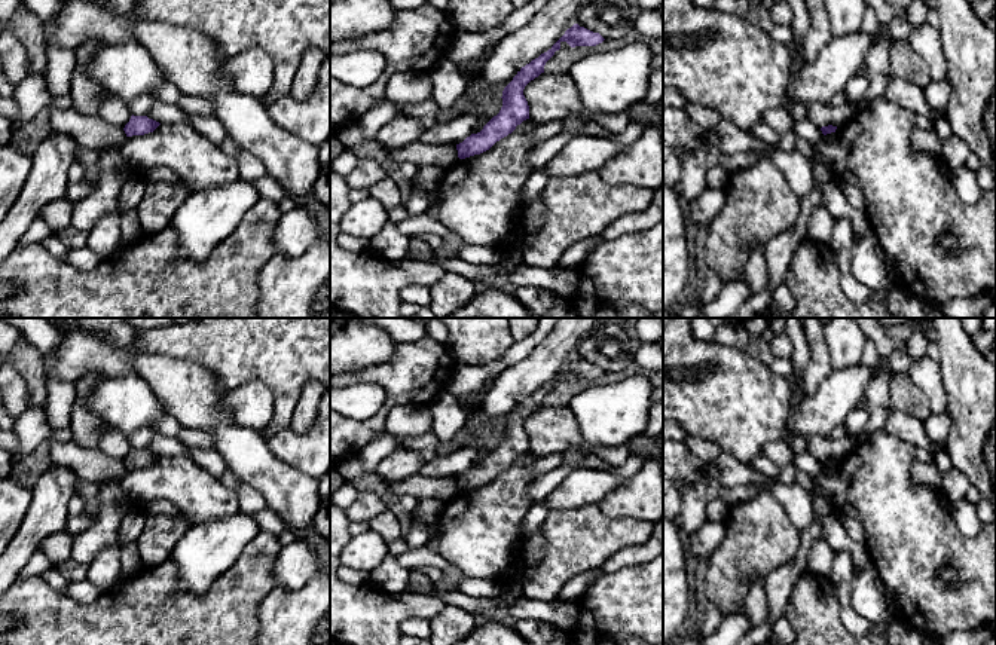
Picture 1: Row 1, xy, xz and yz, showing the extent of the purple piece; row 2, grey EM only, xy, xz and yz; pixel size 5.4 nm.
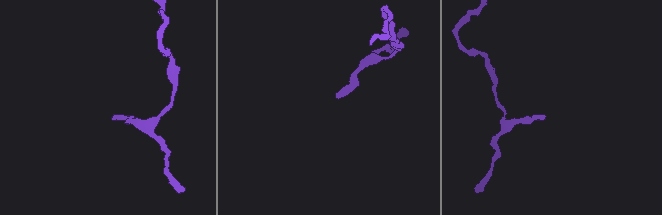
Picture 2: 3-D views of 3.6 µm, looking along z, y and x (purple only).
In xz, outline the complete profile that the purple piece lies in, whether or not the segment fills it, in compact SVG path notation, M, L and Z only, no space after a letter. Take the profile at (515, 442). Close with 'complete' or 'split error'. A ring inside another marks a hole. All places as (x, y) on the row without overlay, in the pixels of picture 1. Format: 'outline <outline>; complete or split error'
outline M574 357L565 367L544 386L522 400L513 413L502 424L502 440L480 465L471 467L462 476L456 477L458 490L465 492L489 483L497 474L511 467L517 458L529 452L529 438L523 428L525 419L544 406L546 395L566 375L571 380L596 379L605 372L578 357Z; complete

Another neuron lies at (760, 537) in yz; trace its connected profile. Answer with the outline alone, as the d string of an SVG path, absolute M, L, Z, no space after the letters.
M769 490L754 499L728 508L722 520L727 526L725 538L709 557L705 572L705 594L724 617L737 614L755 580L766 578L779 566L791 562L801 545L801 531L791 522L783 504Z

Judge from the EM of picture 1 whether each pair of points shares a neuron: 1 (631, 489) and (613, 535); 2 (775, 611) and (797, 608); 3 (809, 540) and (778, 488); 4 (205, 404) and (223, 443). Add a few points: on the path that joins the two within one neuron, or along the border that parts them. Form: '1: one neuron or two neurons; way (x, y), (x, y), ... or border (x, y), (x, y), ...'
1: two neurons; border (596, 504), (607, 516), (635, 517), (647, 522)
2: two neurons; border (800, 578), (784, 611)
3: two neurons; border (813, 501), (815, 519), (800, 529)
4: one neuron; way (207, 413), (223, 430), (223, 434)

